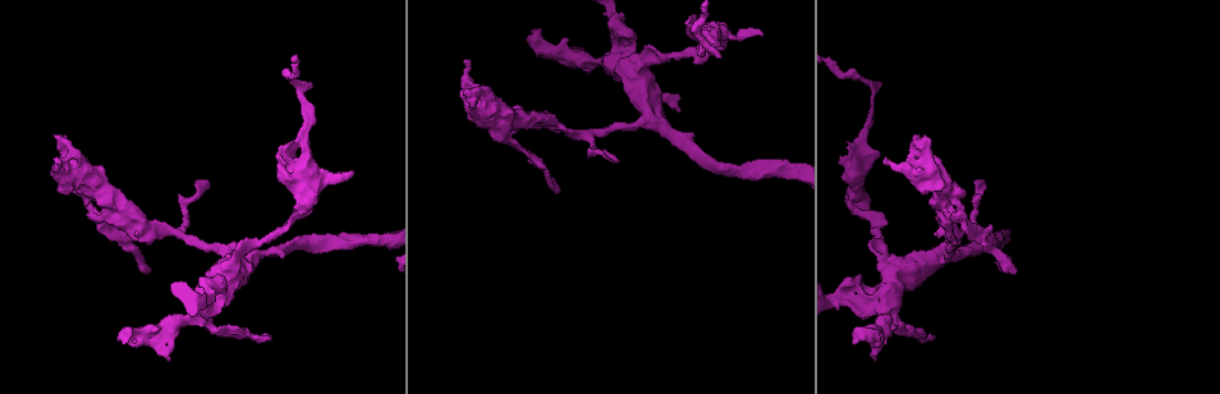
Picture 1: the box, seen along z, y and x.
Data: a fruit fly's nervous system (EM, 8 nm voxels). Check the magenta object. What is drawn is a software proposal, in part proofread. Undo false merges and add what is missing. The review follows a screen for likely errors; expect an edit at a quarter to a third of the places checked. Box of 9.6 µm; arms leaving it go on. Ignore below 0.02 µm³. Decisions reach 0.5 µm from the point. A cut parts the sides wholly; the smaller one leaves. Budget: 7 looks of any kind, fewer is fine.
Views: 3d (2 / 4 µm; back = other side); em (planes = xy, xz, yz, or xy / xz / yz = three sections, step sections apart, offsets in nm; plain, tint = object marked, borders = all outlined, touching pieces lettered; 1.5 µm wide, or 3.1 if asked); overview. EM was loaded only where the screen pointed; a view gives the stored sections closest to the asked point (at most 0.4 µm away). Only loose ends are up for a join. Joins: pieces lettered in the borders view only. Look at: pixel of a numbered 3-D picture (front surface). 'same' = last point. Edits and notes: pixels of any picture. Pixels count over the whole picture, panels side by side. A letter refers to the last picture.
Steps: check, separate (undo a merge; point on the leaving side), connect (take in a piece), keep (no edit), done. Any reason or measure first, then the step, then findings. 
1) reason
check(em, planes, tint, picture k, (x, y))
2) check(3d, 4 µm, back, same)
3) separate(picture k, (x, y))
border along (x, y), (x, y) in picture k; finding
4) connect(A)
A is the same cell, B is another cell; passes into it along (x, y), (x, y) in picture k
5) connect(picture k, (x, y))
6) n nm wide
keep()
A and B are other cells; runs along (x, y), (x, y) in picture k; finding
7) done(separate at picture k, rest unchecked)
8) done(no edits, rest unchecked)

free end
check(em, planes, plain, picture 1, (963, 206))

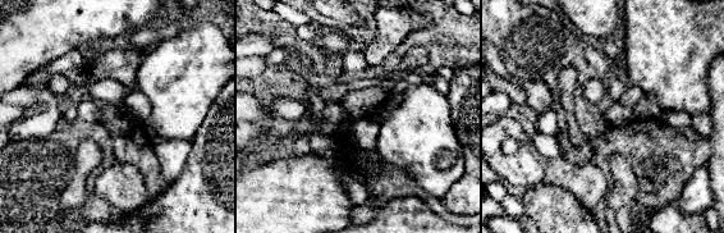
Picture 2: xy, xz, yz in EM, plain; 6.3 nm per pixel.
check(em, planes, borders, same)

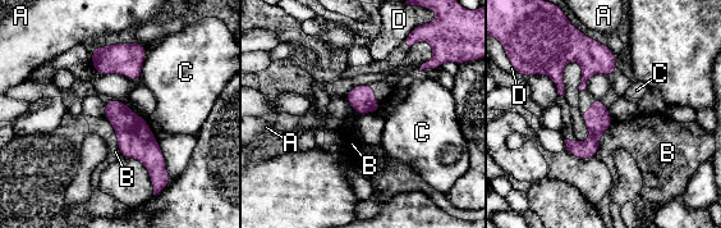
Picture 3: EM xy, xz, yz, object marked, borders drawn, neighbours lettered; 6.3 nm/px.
keep()
A, B, C and D are other cells; border along (612, 123), (604, 133) in picture 3; no lettered piece goes on from it

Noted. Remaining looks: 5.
thin end
check(3d, 2 µm, back, picture 1, (1017, 271))

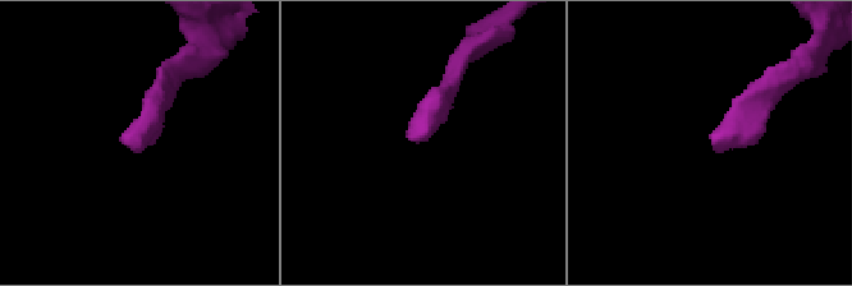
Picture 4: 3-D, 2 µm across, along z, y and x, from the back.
check(em, planes, borders, picture 4, (713, 140))

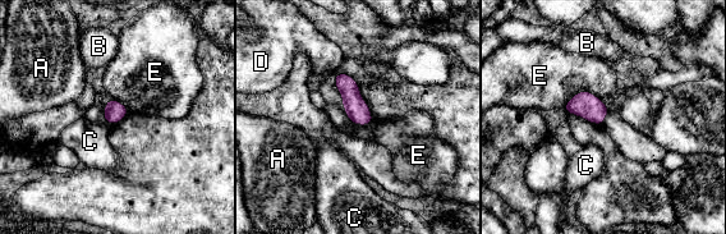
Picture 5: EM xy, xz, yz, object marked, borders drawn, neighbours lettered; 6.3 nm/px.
130 nm wide
keep()
A, B, C, D and E are other cells; border along (605, 101), (578, 91), (561, 108) in picture 5; none of them fits

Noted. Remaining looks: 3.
branch stops here
check(em, planes, borders, picture 1, (759, 35))

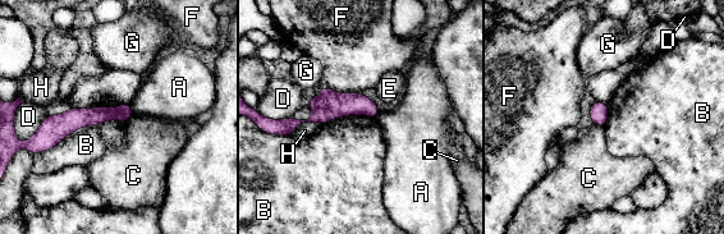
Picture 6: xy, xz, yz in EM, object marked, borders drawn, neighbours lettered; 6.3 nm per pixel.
110 nm wide
keep()
A, B, C, D, E, F, G and H are other cells; border along (125, 122), (79, 127), (36, 154) in picture 6; no lettered piece goes on from it

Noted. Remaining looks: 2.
done(no edits, rest unchecked)

